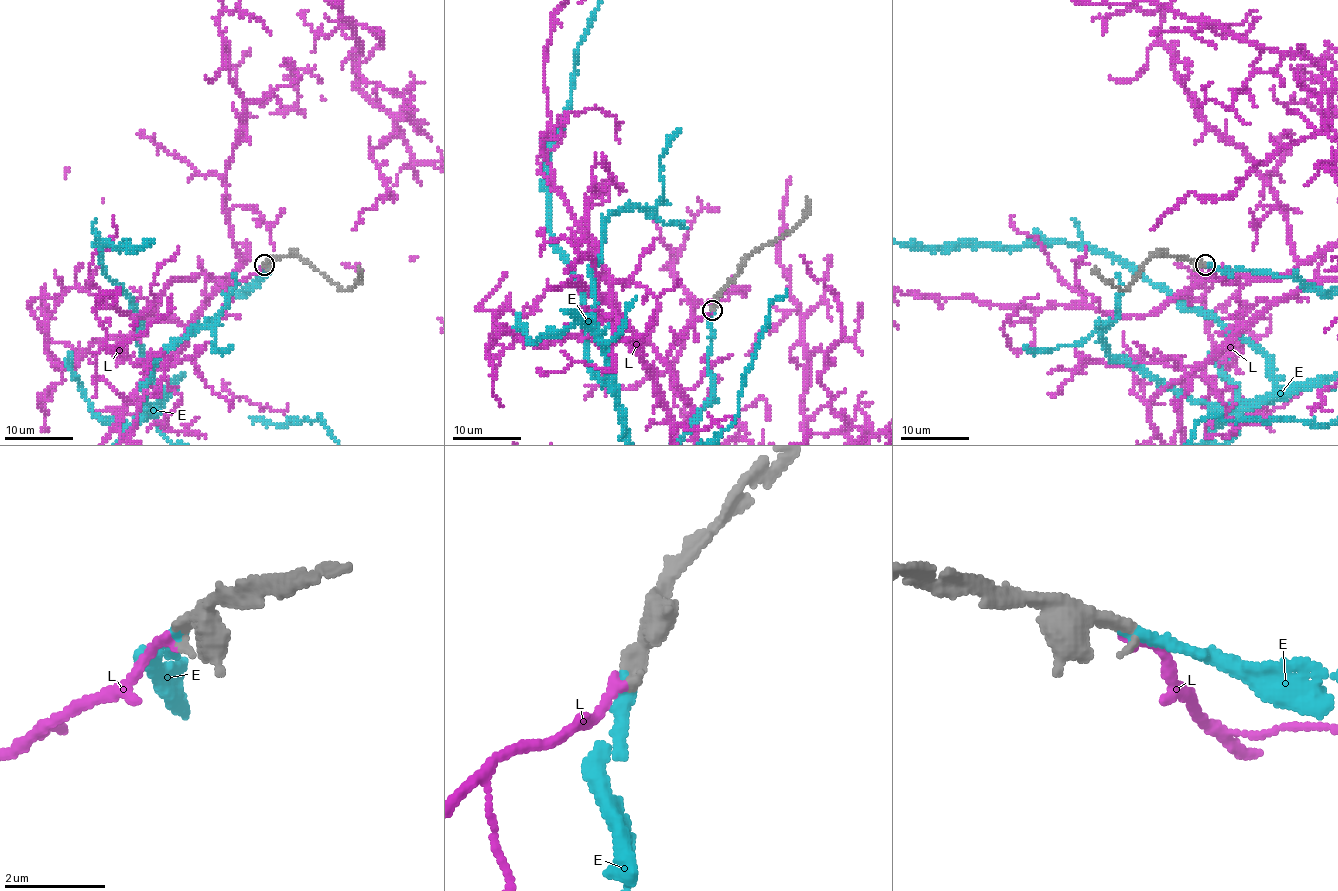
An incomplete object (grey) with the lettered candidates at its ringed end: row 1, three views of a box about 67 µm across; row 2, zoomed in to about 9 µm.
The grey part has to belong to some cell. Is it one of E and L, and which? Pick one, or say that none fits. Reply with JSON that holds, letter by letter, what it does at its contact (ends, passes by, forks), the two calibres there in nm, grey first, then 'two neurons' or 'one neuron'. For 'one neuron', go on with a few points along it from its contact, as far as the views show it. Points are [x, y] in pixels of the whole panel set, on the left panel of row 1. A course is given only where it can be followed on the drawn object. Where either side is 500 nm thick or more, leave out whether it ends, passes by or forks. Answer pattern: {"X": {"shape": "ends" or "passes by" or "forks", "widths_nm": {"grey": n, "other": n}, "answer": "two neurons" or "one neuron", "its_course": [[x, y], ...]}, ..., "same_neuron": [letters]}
{"E": {"shape": "ends", "widths_nm": {"grey": 320, "other": 260}, "answer": "one neuron"}, "L": {"shape": "ends", "widths_nm": {"grey": 240, "other": 200}, "answer": "two neurons"}, "same_neuron": ["E"]}

